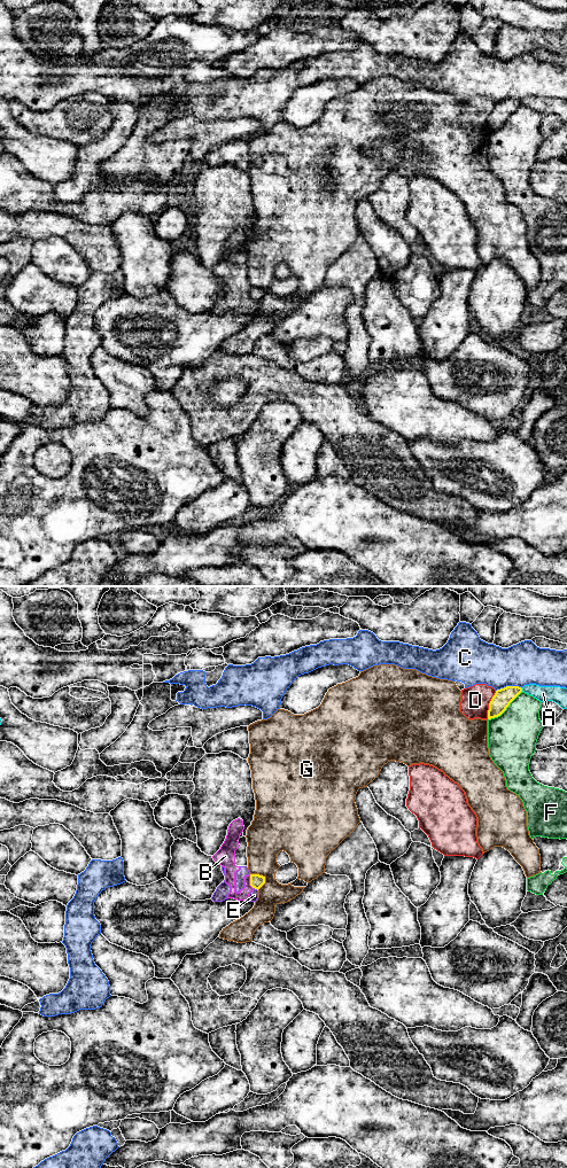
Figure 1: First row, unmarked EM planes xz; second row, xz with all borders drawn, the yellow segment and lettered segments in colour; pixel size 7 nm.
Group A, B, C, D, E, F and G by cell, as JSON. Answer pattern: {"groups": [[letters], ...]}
{"groups": [["A"], ["B", "E"], ["C"], ["D"], ["F"], ["G"]]}

